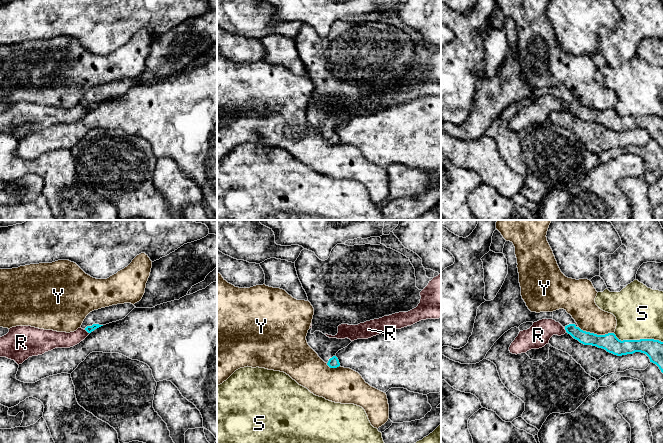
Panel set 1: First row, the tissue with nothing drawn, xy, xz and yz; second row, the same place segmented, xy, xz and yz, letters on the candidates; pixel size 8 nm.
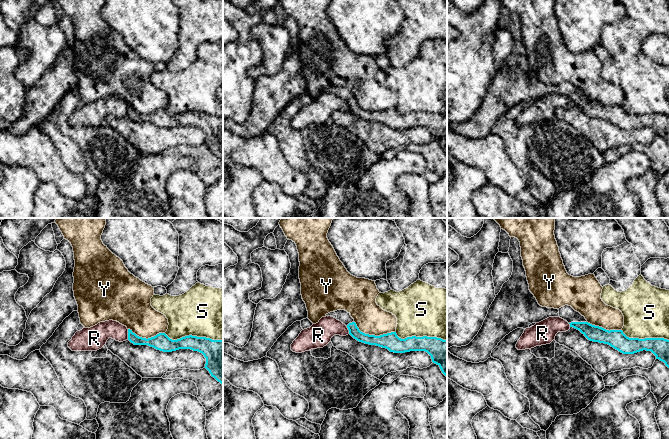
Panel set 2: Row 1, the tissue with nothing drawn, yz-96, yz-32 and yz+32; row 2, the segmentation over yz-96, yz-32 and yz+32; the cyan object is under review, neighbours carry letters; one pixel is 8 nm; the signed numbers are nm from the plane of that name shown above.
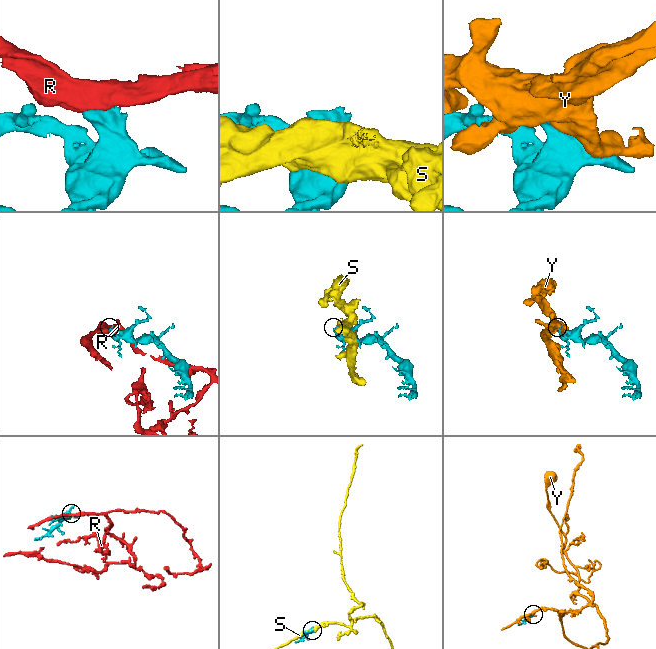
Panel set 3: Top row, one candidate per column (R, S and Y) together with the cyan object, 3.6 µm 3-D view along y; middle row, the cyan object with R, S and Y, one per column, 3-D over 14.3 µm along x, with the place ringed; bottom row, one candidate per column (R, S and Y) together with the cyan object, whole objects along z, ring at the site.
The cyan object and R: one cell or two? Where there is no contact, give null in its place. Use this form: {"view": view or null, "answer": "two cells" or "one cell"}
{"view": "xy", "answer": "two cells"}

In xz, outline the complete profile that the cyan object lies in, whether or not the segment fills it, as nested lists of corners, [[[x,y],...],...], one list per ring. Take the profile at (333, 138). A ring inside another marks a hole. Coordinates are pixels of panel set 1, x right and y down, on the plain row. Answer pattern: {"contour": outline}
{"contour": [[[337,20],[325,37],[320,36],[314,28],[304,25],[295,37],[295,44],[308,77],[314,84],[312,103],[306,112],[307,119],[330,144],[340,142],[335,131],[352,118],[348,114],[334,113],[339,101],[358,101],[408,88],[420,79],[422,66],[416,63],[415,45],[409,34],[383,20]]]}

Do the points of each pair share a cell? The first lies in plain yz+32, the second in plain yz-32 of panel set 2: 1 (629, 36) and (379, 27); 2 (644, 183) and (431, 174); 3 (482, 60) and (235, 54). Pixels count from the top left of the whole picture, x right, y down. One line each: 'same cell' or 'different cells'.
1: different cells
2: different cells
3: same cell

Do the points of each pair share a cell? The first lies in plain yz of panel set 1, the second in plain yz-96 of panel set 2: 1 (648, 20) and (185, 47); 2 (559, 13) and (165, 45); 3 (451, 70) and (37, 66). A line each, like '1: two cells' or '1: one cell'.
1: one cell
2: one cell
3: two cells

